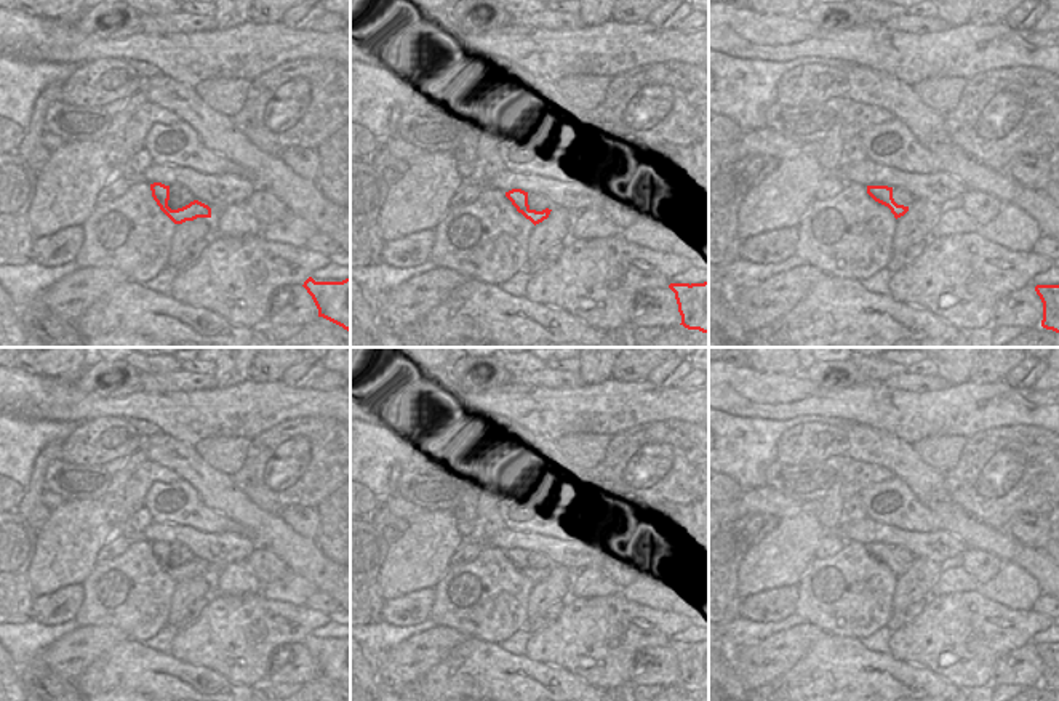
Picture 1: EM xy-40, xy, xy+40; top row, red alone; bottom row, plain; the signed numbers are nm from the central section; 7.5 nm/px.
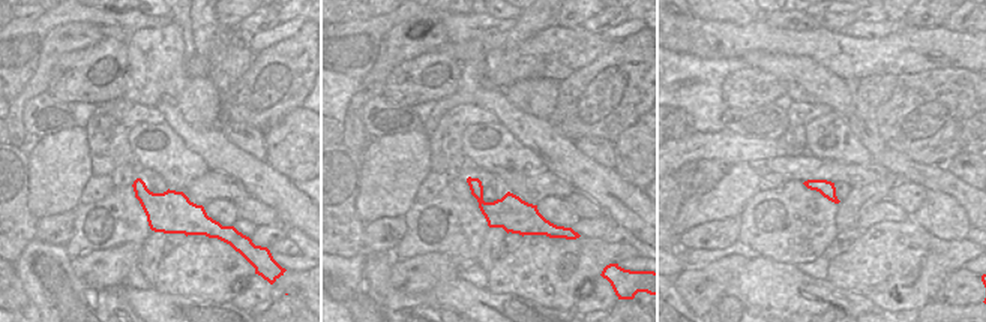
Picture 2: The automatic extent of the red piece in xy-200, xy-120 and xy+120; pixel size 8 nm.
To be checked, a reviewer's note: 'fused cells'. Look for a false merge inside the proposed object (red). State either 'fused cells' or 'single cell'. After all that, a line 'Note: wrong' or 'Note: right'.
single cell
Note: wrong

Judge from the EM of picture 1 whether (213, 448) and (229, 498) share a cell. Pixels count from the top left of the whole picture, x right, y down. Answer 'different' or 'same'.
different

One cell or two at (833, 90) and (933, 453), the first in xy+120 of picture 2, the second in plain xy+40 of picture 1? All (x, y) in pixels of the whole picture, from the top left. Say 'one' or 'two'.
two

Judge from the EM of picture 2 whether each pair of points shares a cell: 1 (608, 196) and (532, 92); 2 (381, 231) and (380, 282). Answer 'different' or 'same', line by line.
1: different
2: different

